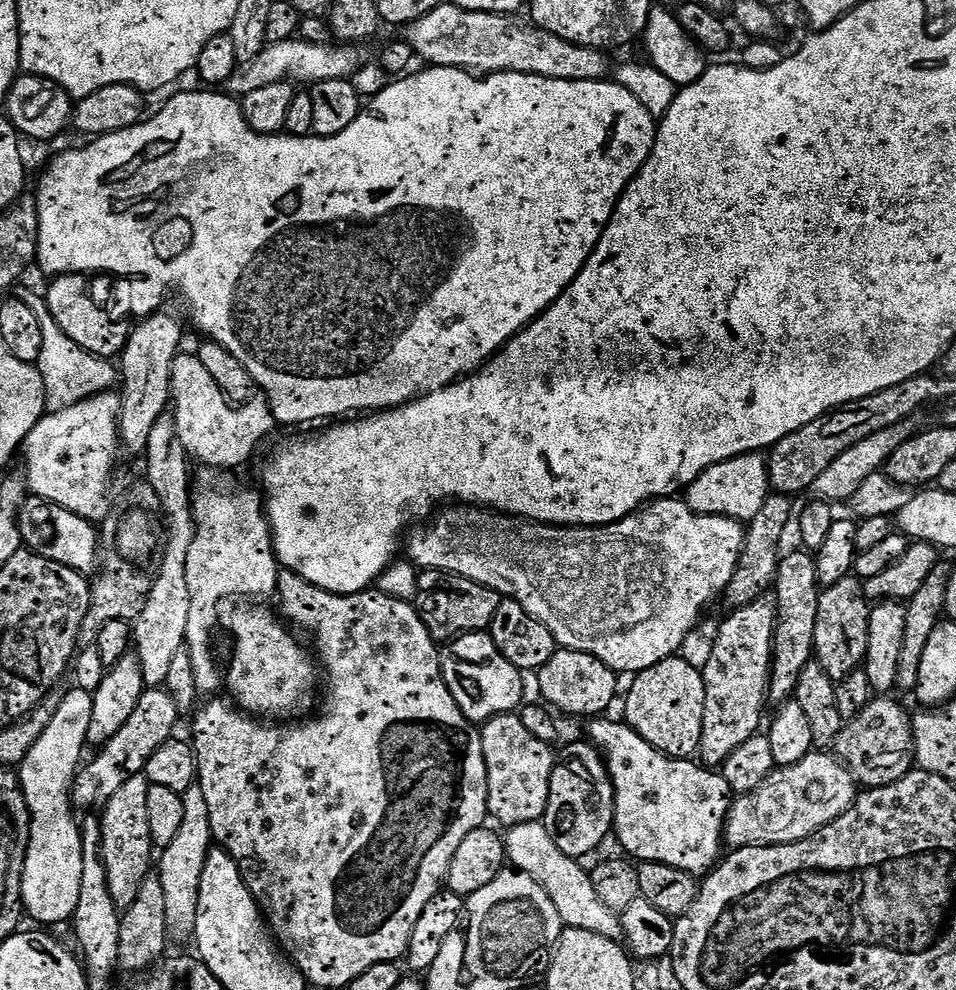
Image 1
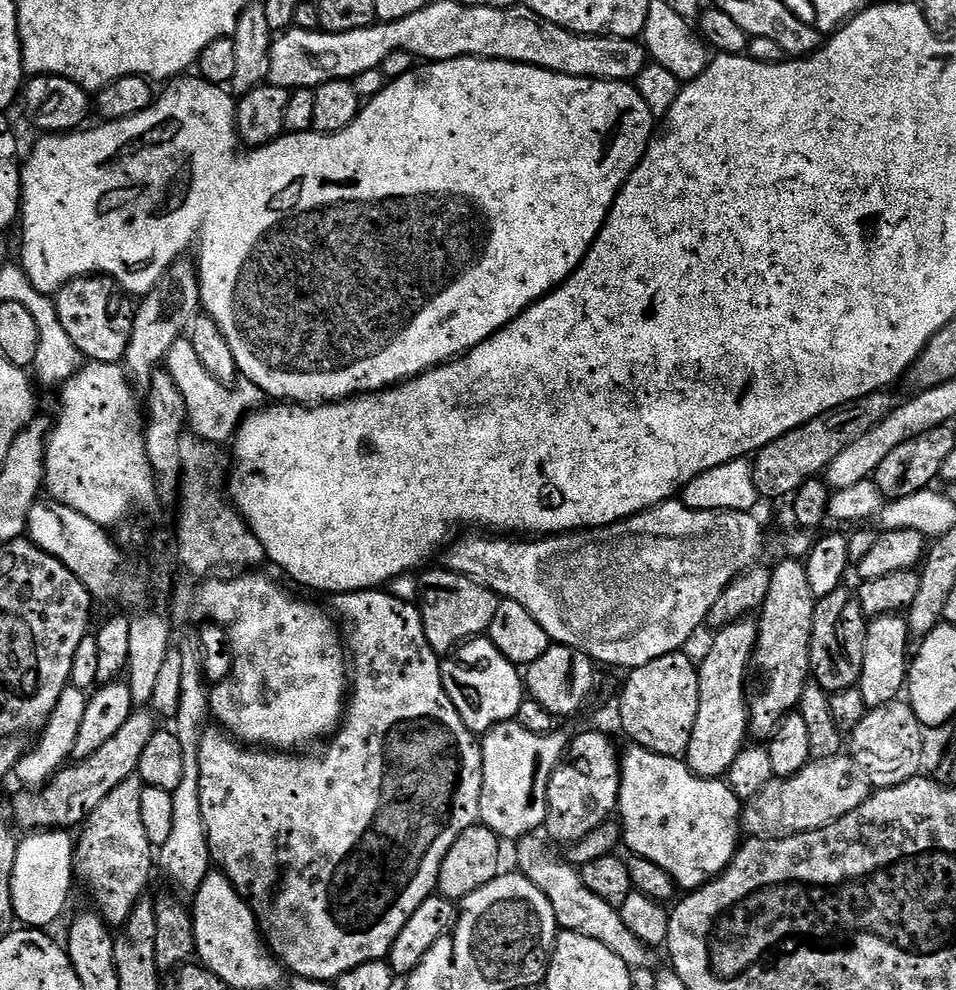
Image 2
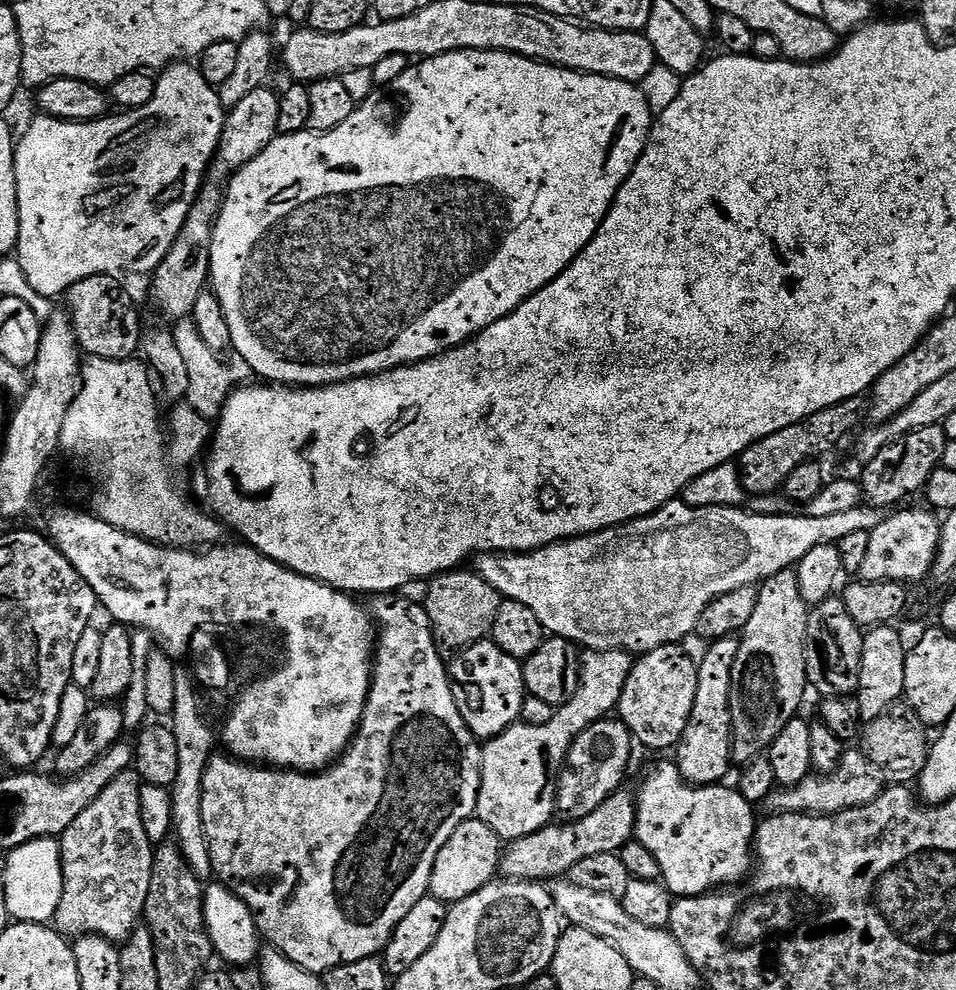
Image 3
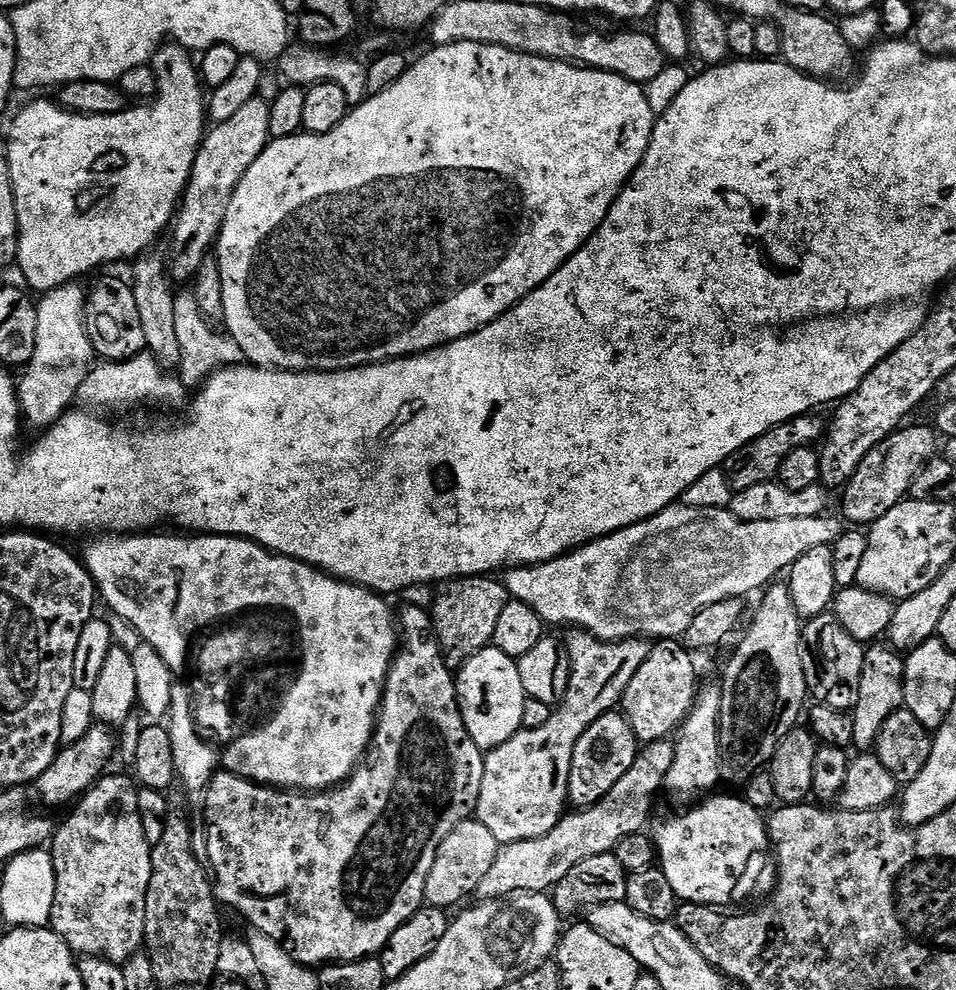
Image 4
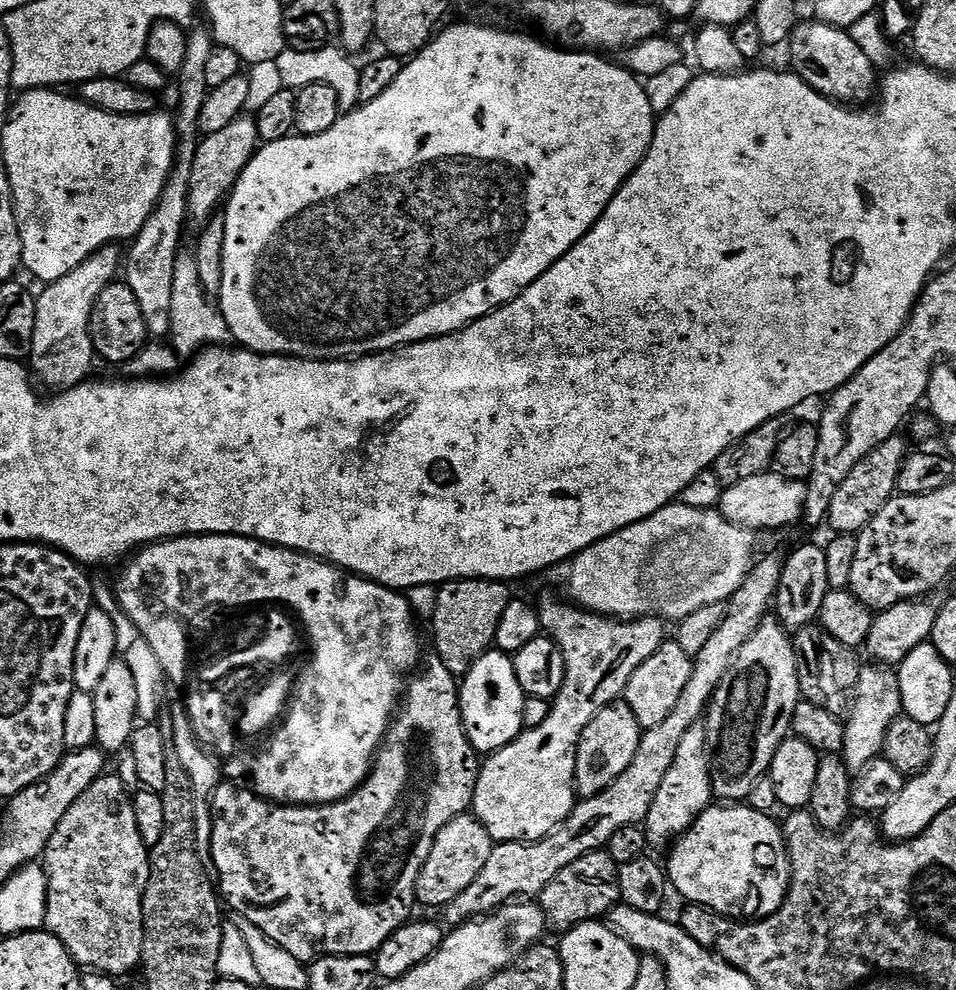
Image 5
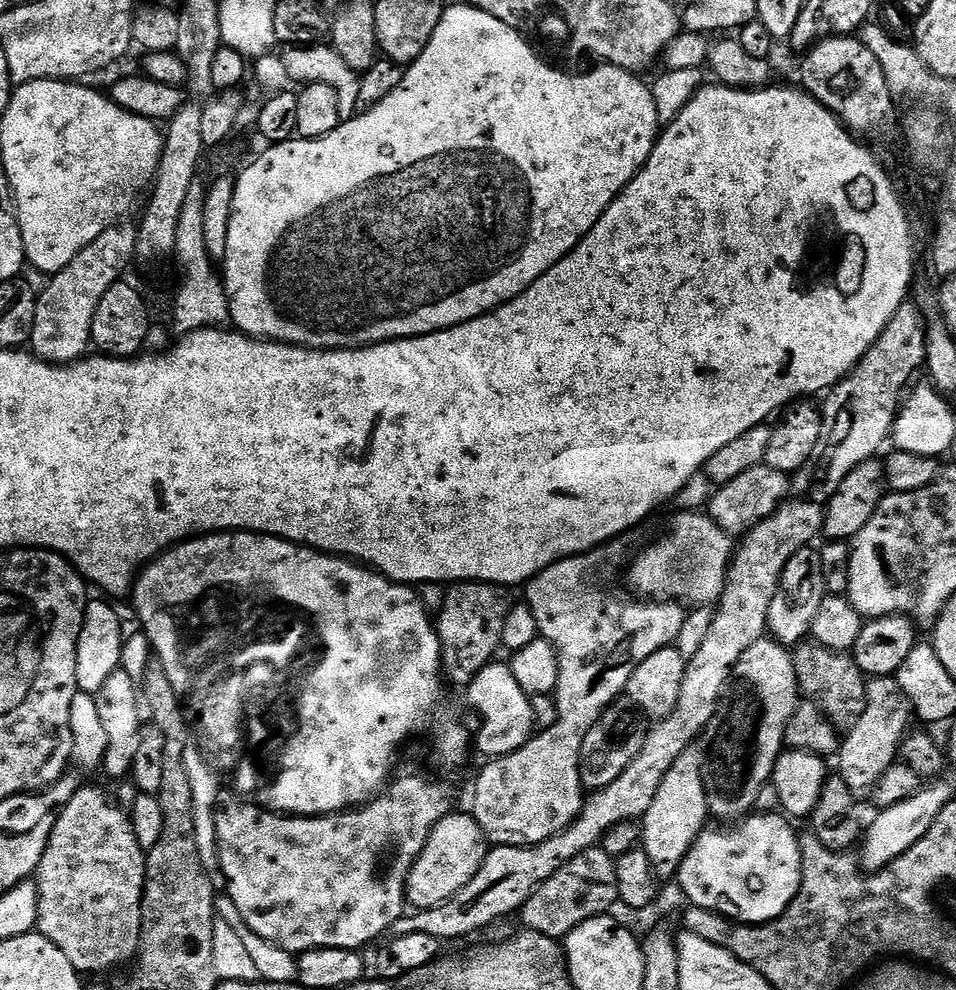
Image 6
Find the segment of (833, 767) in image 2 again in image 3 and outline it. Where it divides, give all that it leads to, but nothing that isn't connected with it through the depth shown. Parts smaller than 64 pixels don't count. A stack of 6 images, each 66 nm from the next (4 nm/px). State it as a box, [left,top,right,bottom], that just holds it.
[766,751,886,816]

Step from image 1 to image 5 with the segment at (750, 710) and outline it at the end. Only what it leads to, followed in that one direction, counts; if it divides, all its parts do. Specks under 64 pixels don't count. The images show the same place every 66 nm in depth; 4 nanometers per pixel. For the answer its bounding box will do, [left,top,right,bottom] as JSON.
[643,723,714,849]

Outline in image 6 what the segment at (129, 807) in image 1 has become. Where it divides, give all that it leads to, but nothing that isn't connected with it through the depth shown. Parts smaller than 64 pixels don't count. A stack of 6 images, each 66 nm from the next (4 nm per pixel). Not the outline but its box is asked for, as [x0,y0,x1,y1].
[34,786,146,974]

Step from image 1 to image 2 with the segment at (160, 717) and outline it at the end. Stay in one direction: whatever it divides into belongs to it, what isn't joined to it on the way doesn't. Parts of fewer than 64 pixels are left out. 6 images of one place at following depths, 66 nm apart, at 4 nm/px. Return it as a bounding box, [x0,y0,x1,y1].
[11,711,158,830]

